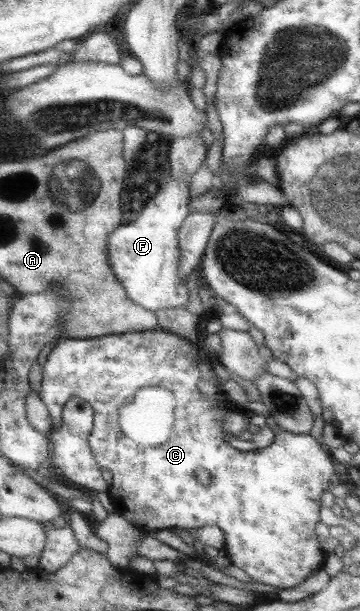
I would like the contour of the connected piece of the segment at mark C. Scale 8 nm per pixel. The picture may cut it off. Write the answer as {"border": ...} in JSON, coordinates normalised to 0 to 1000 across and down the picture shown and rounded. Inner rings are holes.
{"border":[[[450,538],[431,542],[350,543],[336,547],[300,547],[264,553],[183,553],[169,550],[147,558],[147,568],[136,574],[122,599],[117,602],[117,622],[111,627],[108,653],[125,663],[144,697],[164,699],[172,694],[169,676],[175,663],[206,655],[236,656],[258,671],[256,702],[244,712],[244,730],[278,768],[294,768],[311,777],[308,791],[297,800],[300,813],[317,830],[317,838],[344,846],[358,856],[386,866],[422,871],[472,863],[511,864],[514,867],[564,863],[567,859],[600,859],[622,872],[622,894],[628,910],[642,923],[672,931],[700,951],[758,957],[758,961],[797,964],[836,957],[847,946],[878,931],[892,930],[900,913],[900,902],[875,882],[875,858],[886,853],[886,833],[892,833],[894,807],[908,804],[922,777],[931,777],[919,740],[900,735],[900,730],[875,722],[875,712],[814,710],[803,705],[764,700],[758,723],[733,733],[714,733],[700,738],[664,738],[653,735],[631,720],[633,710],[617,704],[619,678],[642,674],[642,666],[631,656],[603,660],[603,653],[586,650],[558,650],[547,642],[547,620],[553,620],[553,602],[542,592],[544,581],[556,576],[547,561],[525,561],[519,555],[469,545]],[[572,768],[583,786],[567,792],[547,787],[544,771]],[[403,835],[422,840],[422,846],[403,841]]]}

